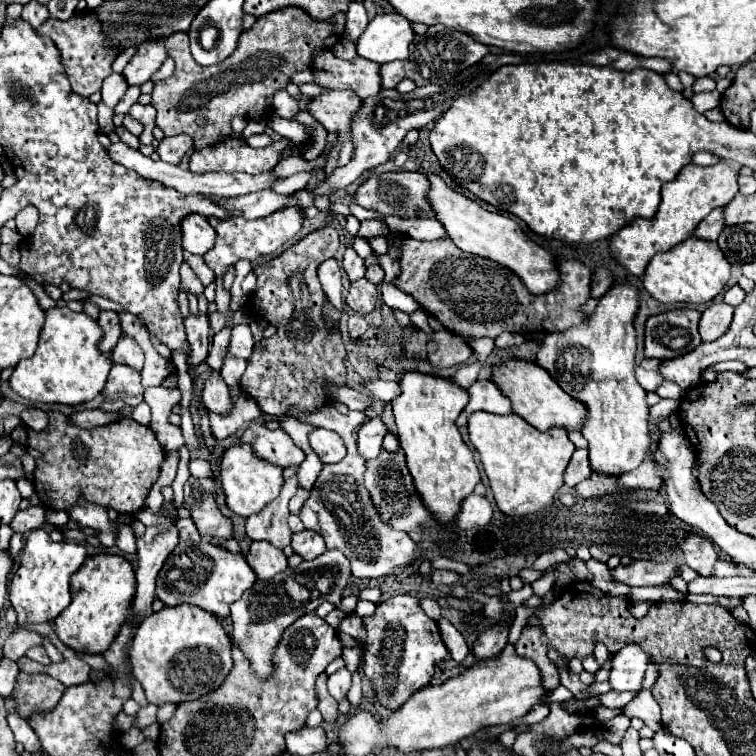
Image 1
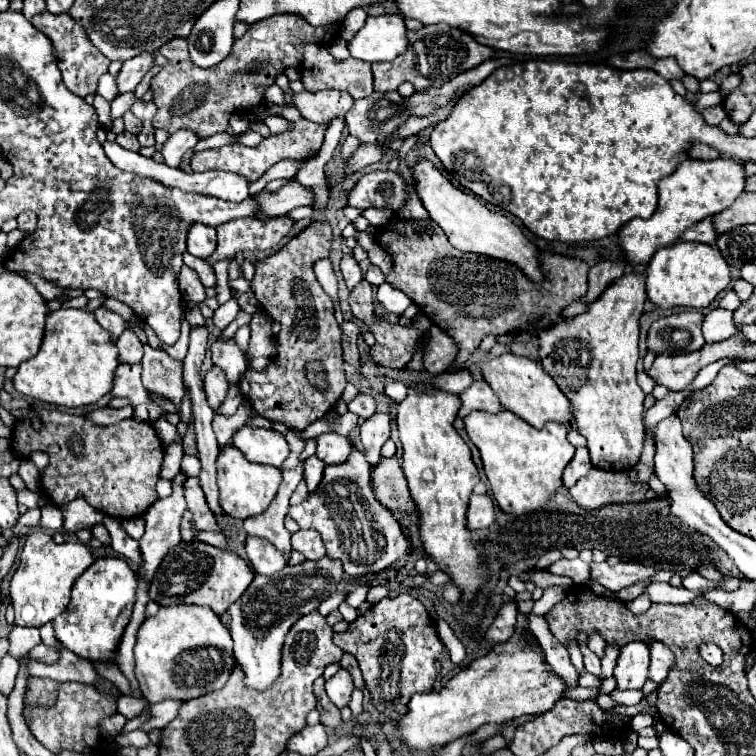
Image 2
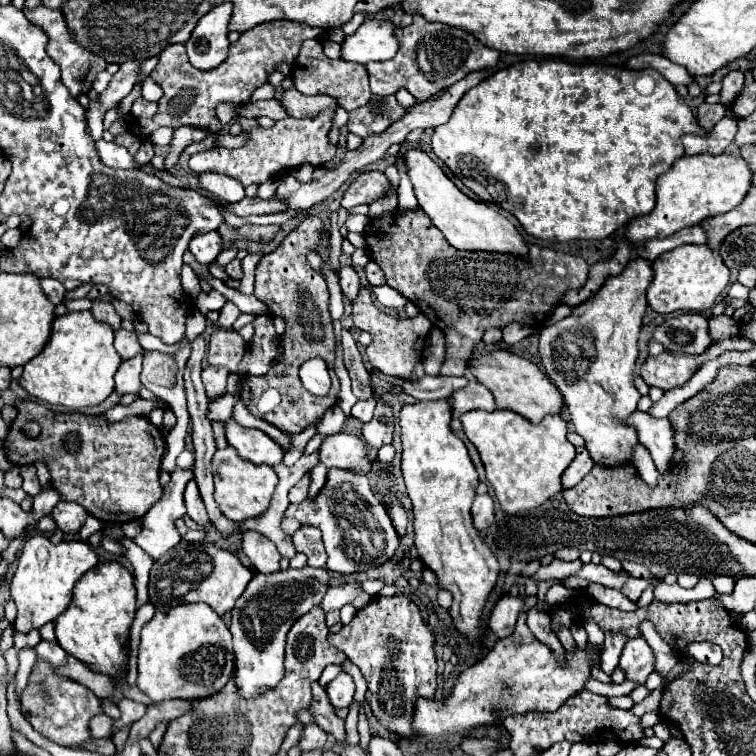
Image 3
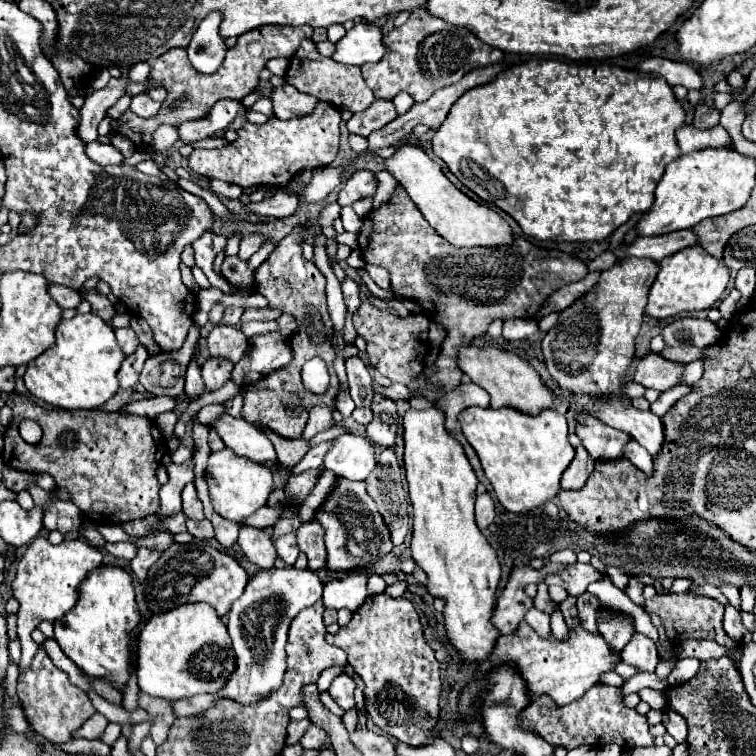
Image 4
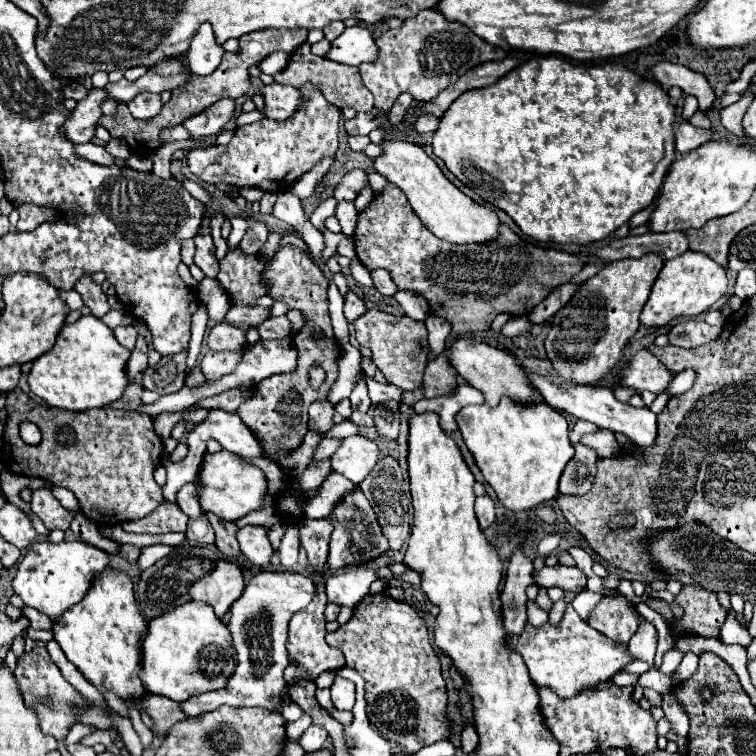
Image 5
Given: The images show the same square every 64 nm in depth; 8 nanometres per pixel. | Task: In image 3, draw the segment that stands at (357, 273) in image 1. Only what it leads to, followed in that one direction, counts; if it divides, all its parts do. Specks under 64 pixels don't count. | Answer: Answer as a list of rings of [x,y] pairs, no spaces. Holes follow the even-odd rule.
[[[342,266],[340,268],[340,286],[342,286],[342,292],[344,296],[354,302],[356,296],[358,296],[358,290],[360,290],[360,278],[358,274],[354,272],[352,266]]]

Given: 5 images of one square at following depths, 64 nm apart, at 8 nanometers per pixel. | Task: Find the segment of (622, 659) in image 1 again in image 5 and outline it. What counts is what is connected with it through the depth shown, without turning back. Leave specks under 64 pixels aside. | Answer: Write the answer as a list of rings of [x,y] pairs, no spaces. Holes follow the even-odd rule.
[[[644,620],[638,626],[632,640],[628,642],[628,650],[636,660],[644,660],[652,666],[654,664],[654,654],[656,654],[656,642],[658,642],[656,628],[648,620]]]

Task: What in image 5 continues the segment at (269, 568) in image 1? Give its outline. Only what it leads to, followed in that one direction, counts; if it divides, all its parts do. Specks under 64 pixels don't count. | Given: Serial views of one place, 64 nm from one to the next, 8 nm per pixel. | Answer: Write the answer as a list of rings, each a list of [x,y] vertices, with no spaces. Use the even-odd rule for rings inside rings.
[[[244,526],[236,532],[236,540],[240,544],[242,554],[256,566],[264,566],[270,562],[270,556],[274,554],[268,530],[264,526]]]

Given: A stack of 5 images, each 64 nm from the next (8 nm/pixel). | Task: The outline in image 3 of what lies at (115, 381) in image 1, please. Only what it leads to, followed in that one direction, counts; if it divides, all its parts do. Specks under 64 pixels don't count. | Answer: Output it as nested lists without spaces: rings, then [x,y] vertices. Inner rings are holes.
[[[140,350],[134,358],[124,360],[116,372],[116,390],[120,394],[128,394],[134,392],[138,394],[140,390],[140,372],[142,372],[142,358],[144,358],[144,350]]]

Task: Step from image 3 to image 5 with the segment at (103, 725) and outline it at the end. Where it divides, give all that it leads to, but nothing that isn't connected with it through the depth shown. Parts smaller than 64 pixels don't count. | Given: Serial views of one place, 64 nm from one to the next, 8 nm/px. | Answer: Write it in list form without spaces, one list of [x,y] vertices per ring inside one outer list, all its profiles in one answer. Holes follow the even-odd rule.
[[[74,724],[72,728],[70,728],[70,732],[68,732],[68,736],[66,736],[66,744],[74,744],[74,742],[80,742],[86,734],[90,734],[90,732],[94,732],[92,728],[88,728],[88,726],[84,726],[84,724]]]

